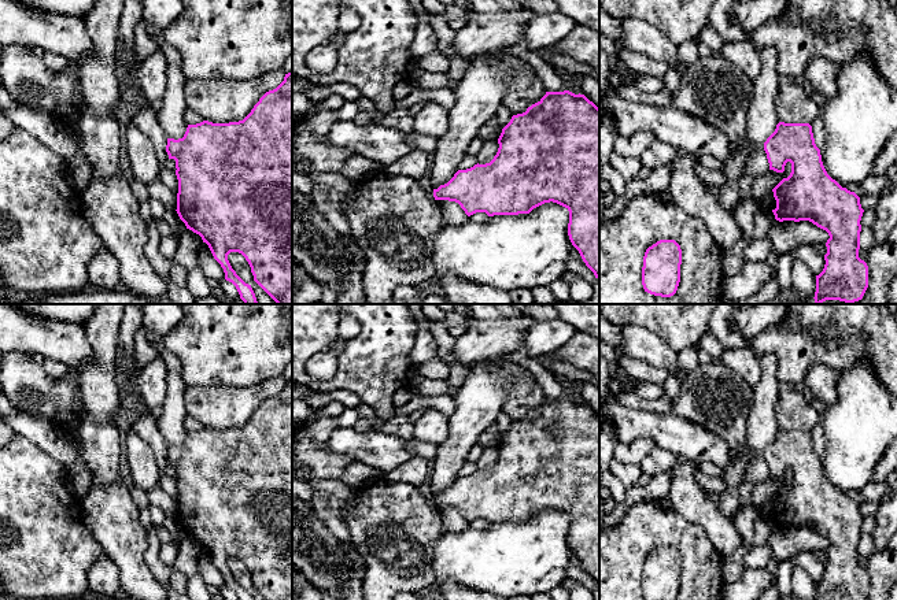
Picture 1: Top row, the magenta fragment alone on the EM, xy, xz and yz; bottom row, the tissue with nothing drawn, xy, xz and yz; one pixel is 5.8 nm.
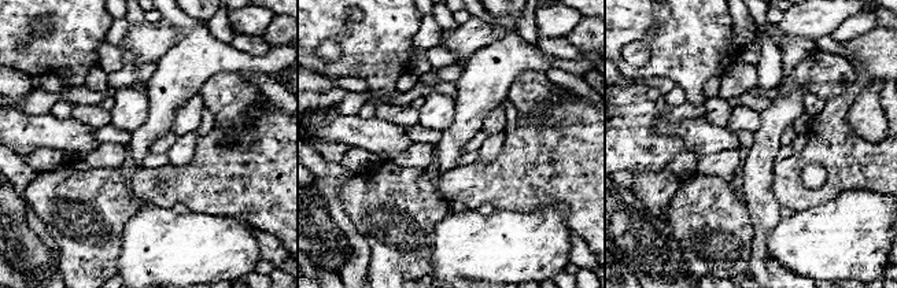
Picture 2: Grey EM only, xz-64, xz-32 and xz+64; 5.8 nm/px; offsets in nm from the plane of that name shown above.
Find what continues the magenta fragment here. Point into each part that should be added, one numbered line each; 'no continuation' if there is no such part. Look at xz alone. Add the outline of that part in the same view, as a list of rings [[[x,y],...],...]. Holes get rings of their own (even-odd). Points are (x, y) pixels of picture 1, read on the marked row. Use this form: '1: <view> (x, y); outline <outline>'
no continuation

